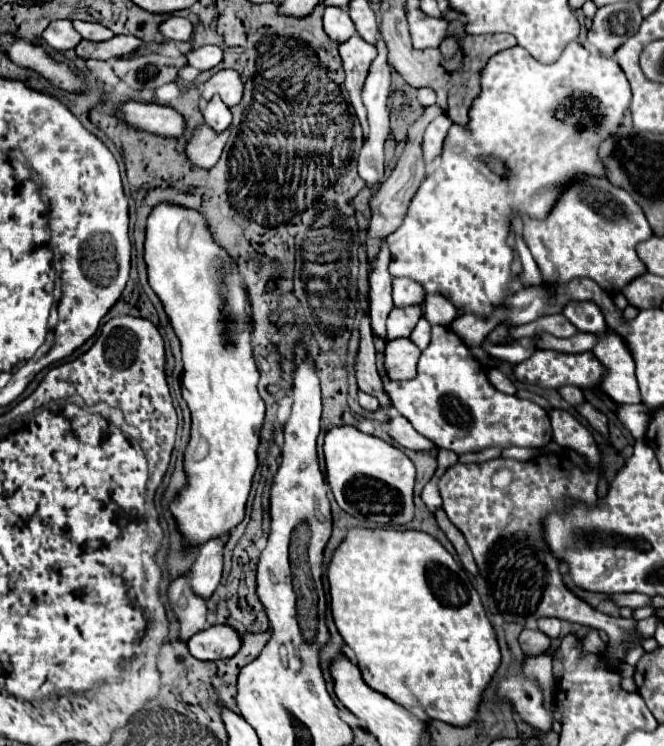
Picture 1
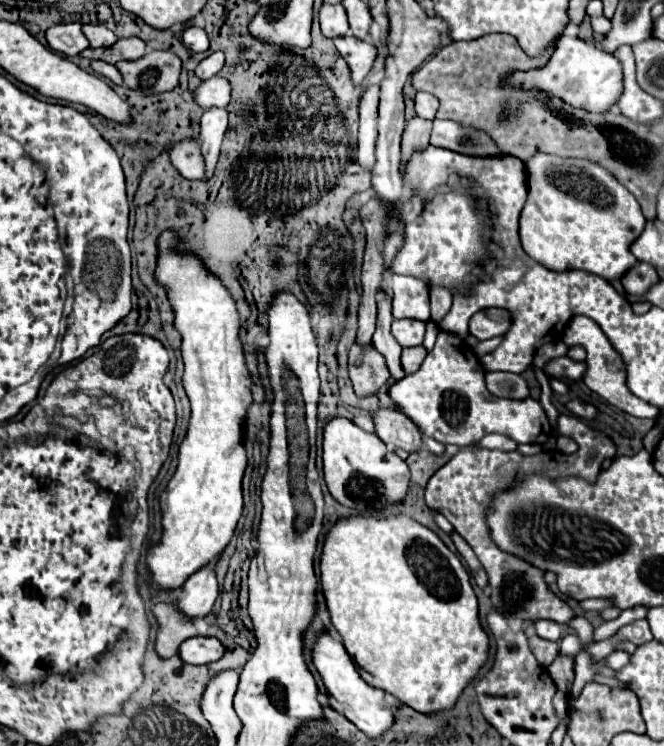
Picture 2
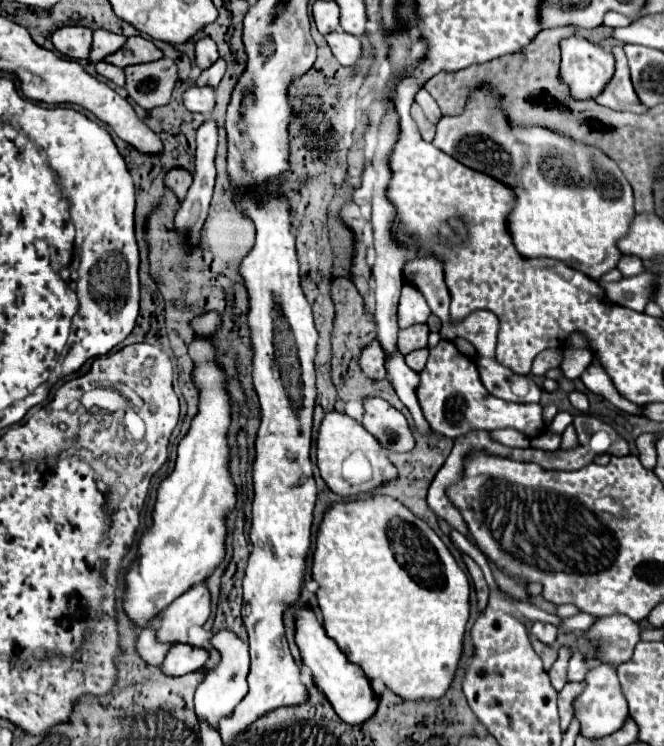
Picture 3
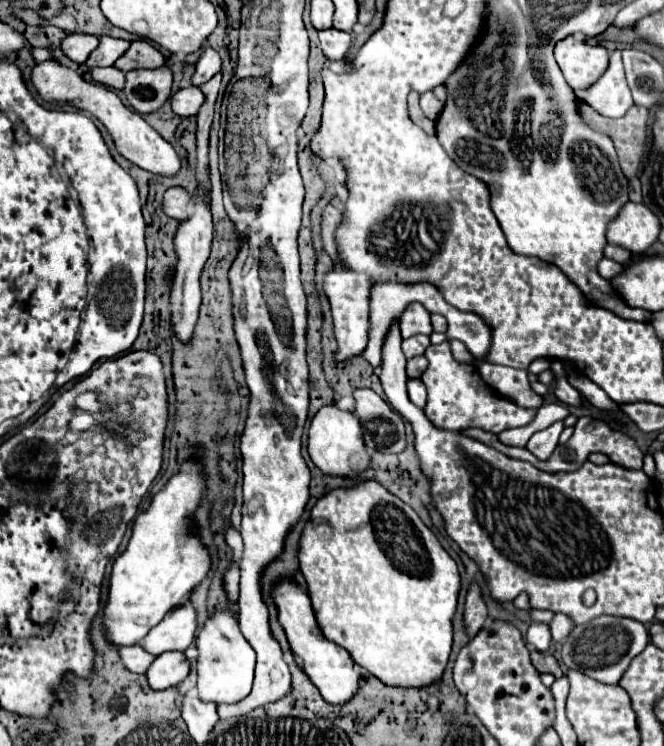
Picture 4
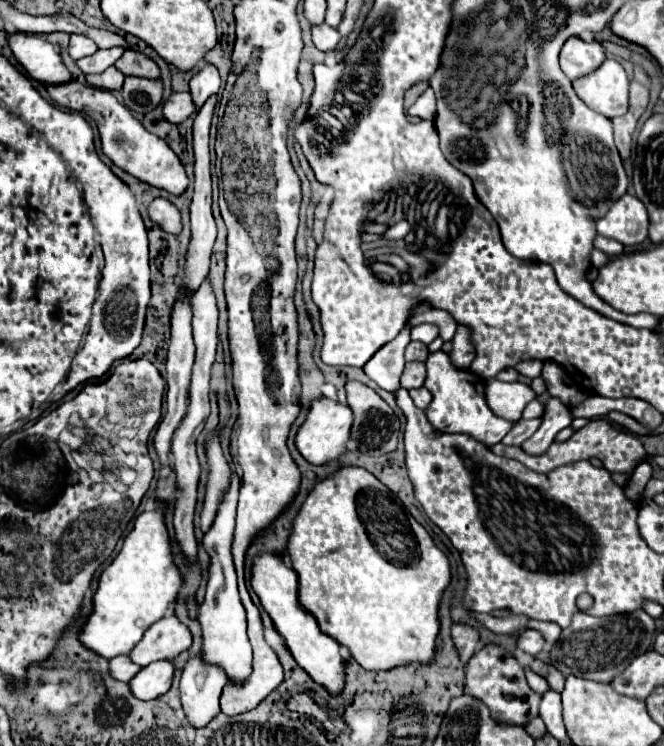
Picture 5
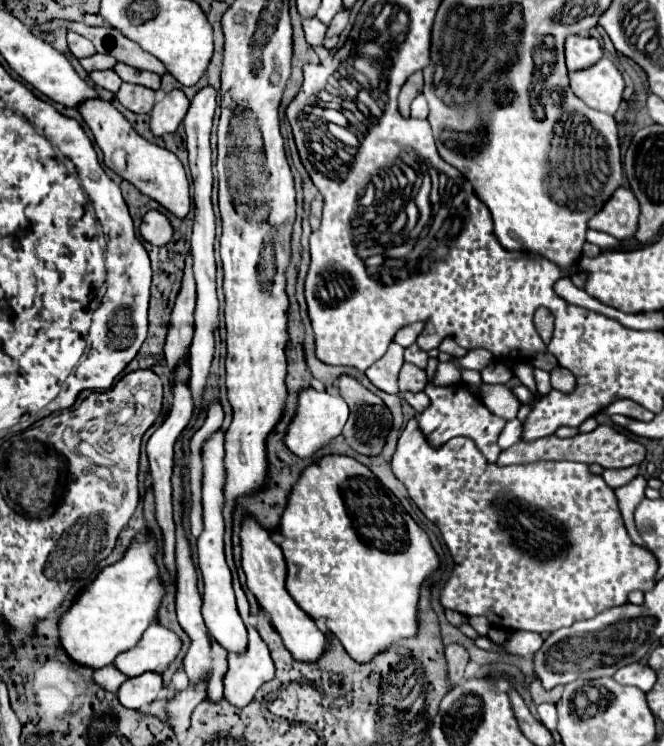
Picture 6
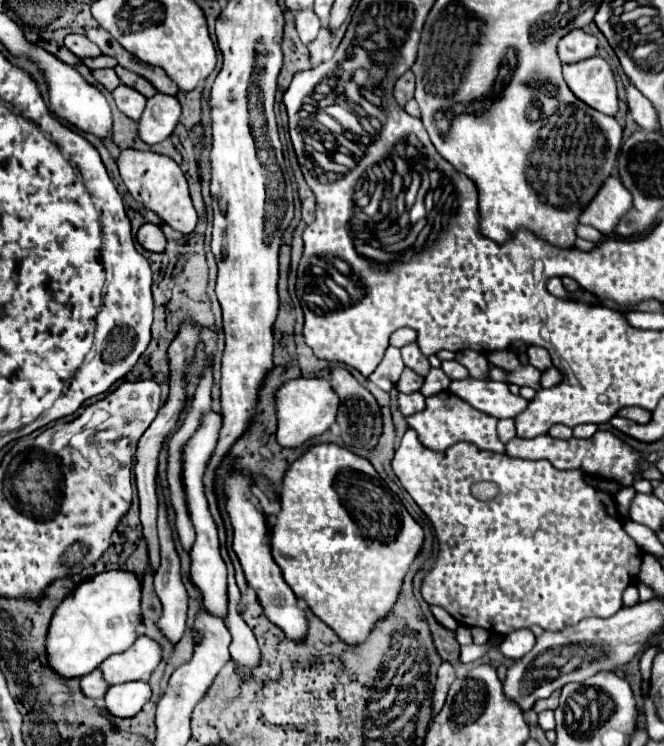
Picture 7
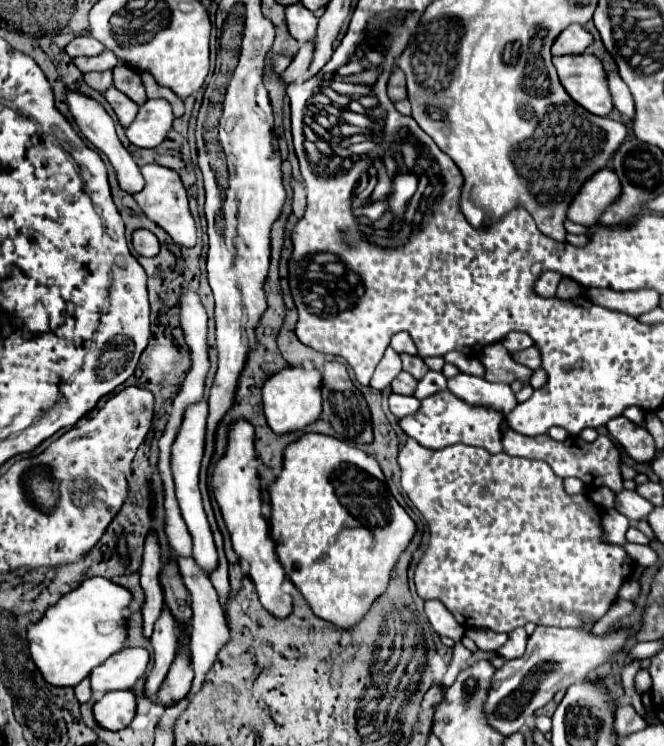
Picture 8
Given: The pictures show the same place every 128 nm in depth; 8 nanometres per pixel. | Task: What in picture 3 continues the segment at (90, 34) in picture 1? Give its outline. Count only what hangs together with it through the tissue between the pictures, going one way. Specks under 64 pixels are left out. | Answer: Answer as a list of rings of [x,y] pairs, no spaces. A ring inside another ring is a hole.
[[[94,30],[94,40],[92,40],[92,50],[90,50],[90,60],[100,62],[108,54],[120,50],[126,44],[126,36],[108,32],[108,30]]]

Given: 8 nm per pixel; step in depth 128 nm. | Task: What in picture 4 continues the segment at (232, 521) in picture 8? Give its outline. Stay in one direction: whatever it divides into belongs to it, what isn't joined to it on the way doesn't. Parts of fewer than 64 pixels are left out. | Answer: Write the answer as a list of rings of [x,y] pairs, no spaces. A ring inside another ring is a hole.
[[[280,582],[278,588],[274,590],[274,602],[278,606],[278,618],[282,628],[286,630],[292,652],[300,660],[300,666],[308,674],[312,684],[320,690],[322,698],[328,704],[336,704],[336,706],[348,704],[348,700],[352,700],[352,696],[356,696],[356,692],[360,690],[362,676],[352,656],[338,644],[326,640],[324,634],[320,632],[318,622],[314,618],[314,608],[310,604],[310,596],[304,592],[302,586],[294,582]]]

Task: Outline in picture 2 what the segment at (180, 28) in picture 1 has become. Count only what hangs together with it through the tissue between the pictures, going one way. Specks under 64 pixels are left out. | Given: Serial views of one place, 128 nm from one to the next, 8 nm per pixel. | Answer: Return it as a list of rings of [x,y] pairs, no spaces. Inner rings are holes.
[[[196,26],[184,28],[184,32],[182,32],[182,42],[184,42],[184,46],[188,46],[188,48],[194,50],[194,52],[204,52],[204,50],[208,50],[208,46],[210,46],[210,40],[208,40],[206,32],[204,32],[202,28],[196,28]]]

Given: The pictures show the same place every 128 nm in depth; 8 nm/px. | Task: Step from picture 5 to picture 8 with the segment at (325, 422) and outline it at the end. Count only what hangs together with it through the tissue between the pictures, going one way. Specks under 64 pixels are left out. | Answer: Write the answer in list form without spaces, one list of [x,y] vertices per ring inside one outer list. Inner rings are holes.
[[[284,368],[276,372],[262,388],[262,400],[264,400],[264,414],[268,420],[268,426],[274,430],[274,434],[290,434],[306,428],[308,424],[314,424],[322,416],[322,374],[312,368]]]

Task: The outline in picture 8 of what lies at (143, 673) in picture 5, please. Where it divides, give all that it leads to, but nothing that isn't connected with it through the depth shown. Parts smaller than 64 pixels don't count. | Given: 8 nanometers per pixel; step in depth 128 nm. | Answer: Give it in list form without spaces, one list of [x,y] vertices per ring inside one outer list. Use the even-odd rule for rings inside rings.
[[[132,690],[108,692],[94,704],[94,718],[102,728],[122,730],[136,716],[136,694]]]

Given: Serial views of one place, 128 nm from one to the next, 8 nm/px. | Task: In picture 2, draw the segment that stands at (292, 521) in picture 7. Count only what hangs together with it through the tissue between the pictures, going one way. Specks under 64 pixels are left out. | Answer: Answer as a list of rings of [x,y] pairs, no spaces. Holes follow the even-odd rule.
[[[352,516],[352,518],[338,520],[324,540],[322,560],[320,560],[320,582],[322,582],[326,604],[328,604],[328,610],[332,616],[332,624],[342,634],[344,646],[346,646],[348,654],[352,656],[354,664],[358,666],[358,672],[364,678],[364,682],[370,684],[372,688],[380,688],[380,690],[396,696],[402,704],[406,704],[422,714],[432,714],[432,712],[452,708],[452,704],[456,704],[460,692],[464,692],[464,688],[478,676],[480,668],[488,660],[490,640],[488,640],[486,630],[480,624],[478,598],[472,590],[468,572],[464,570],[458,556],[454,552],[450,552],[446,548],[446,544],[432,530],[428,530],[426,526],[418,524],[416,520],[412,520],[408,516],[388,516],[388,518],[380,518],[380,520],[376,520],[374,516],[368,516],[368,518],[366,516]]]

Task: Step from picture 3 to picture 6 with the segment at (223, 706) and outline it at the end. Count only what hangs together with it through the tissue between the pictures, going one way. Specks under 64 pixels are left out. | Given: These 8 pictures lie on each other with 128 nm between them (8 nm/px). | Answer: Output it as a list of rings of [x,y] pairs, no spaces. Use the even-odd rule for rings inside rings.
[[[218,430],[204,444],[204,484],[202,484],[202,504],[204,504],[204,532],[198,538],[198,564],[204,580],[204,604],[202,616],[210,636],[232,654],[244,654],[248,646],[248,632],[236,608],[236,596],[232,588],[232,572],[224,558],[224,434]]]

